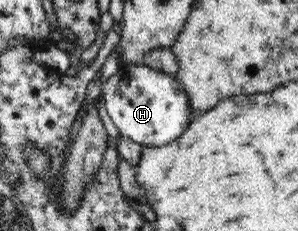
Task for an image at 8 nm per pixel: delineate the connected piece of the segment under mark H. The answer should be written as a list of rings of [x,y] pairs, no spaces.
[[[145,65],[122,68],[104,84],[102,95],[108,115],[121,134],[143,146],[162,146],[176,140],[195,115],[175,78]]]

